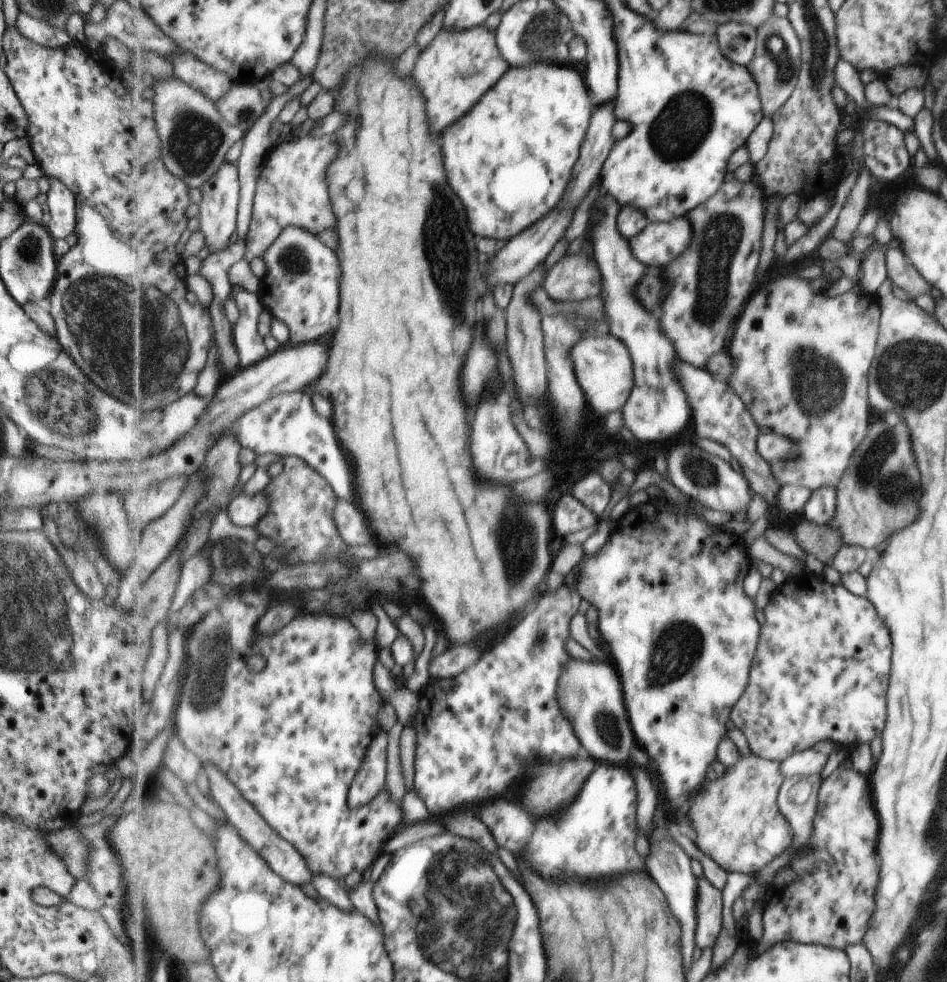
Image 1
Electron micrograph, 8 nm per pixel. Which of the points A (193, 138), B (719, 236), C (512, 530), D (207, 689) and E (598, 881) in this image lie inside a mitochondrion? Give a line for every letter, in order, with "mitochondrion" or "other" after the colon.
A: mitochondrion
B: mitochondrion
C: mitochondrion
D: mitochondrion
E: other

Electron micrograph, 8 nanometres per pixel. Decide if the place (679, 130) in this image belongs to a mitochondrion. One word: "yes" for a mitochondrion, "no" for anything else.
yes

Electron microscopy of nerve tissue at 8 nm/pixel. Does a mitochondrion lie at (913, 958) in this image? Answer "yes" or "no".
no

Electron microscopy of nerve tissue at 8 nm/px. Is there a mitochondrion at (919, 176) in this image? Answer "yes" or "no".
no

